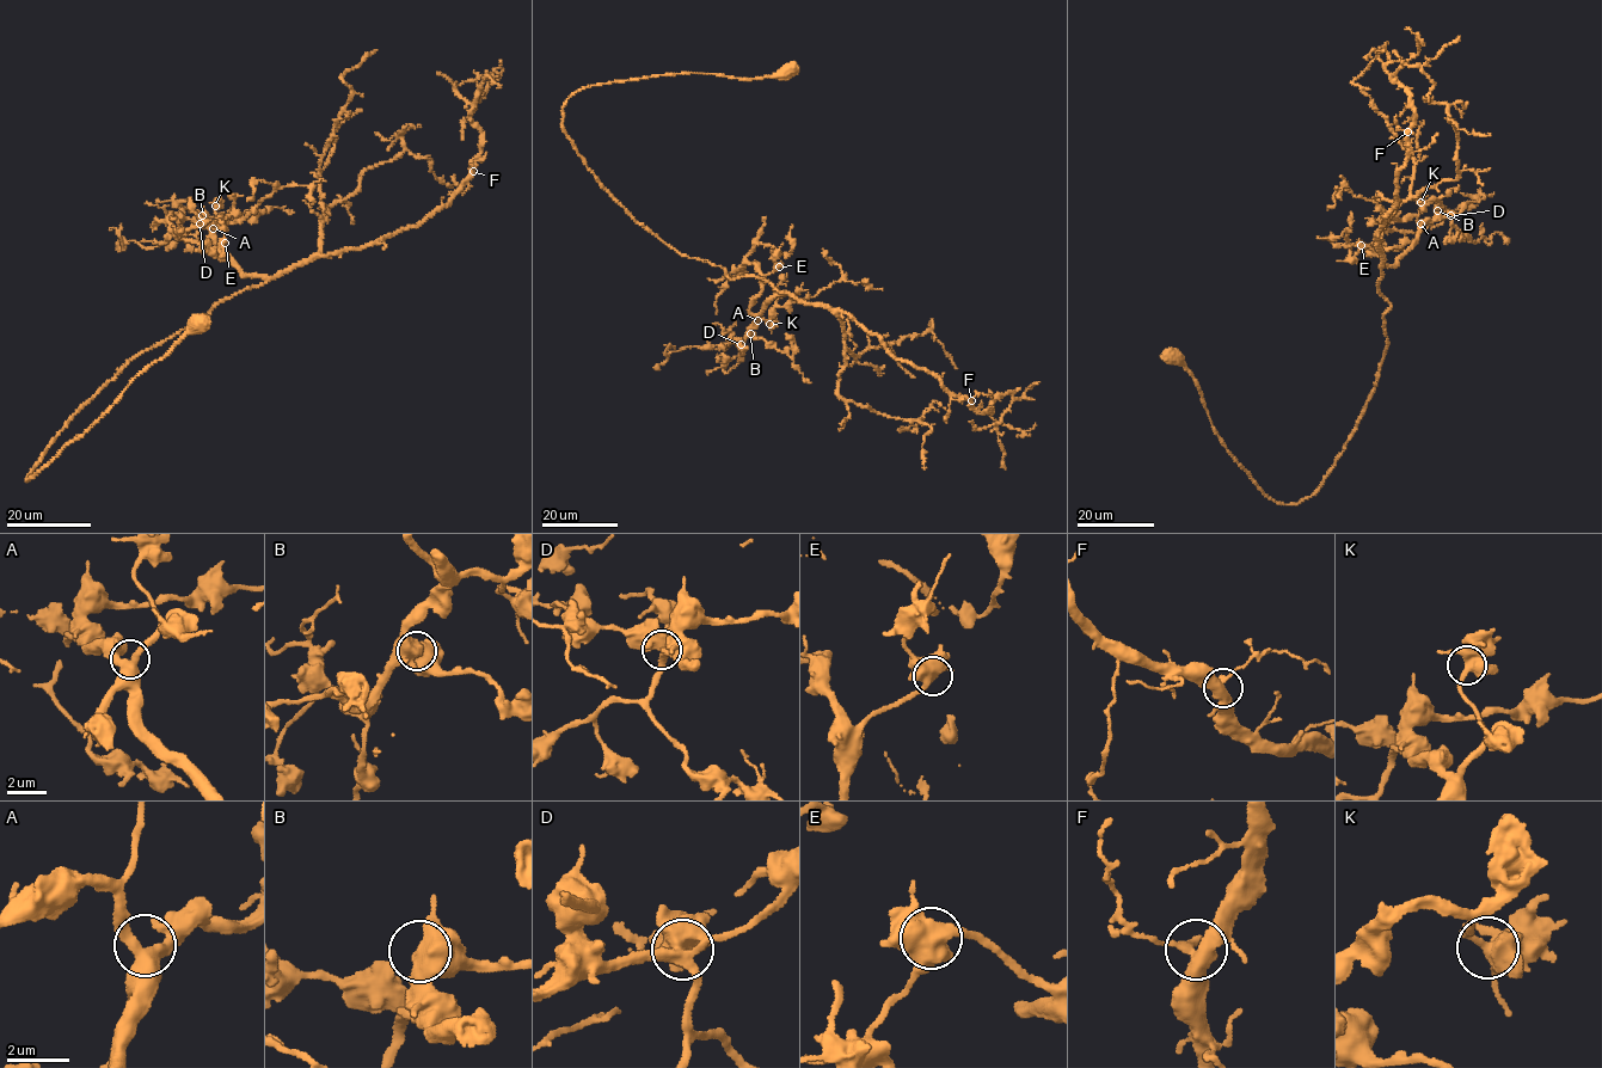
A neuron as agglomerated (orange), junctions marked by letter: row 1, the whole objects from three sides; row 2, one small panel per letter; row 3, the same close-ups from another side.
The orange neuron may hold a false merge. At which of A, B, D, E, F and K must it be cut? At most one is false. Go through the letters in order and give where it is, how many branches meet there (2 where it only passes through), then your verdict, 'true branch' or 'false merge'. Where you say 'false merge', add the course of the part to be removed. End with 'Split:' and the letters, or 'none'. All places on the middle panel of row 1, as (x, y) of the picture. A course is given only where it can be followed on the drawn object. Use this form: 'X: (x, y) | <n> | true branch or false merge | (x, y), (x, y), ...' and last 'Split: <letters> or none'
A: (757, 320) | 3 | true branch
B: (750, 333) | 3 | true branch
D: (741, 344) | 4 | true branch
E: (779, 266) | 4 | true branch
F: (971, 400) | 5 | true branch
K: (769, 324) | 5 | true branch
Split: none

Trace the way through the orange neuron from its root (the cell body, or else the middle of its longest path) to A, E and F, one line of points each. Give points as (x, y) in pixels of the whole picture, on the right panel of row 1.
A: (1170, 355), (1262, 491), (1312, 496), (1376, 382), (1391, 305), (1381, 268), (1421, 223)
E: (1170, 355), (1262, 491), (1312, 496), (1376, 382), (1391, 305), (1381, 268), (1419, 231), (1361, 245)
F: (1170, 355), (1262, 491), (1312, 496), (1383, 356), (1374, 237), (1407, 132)

